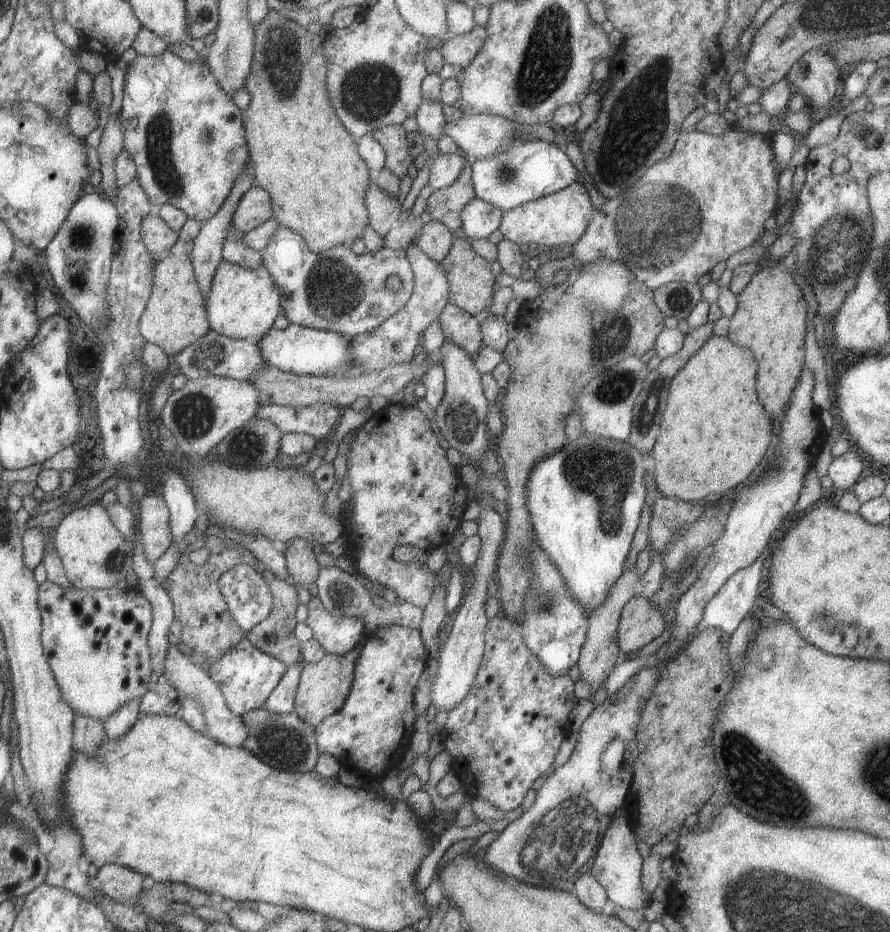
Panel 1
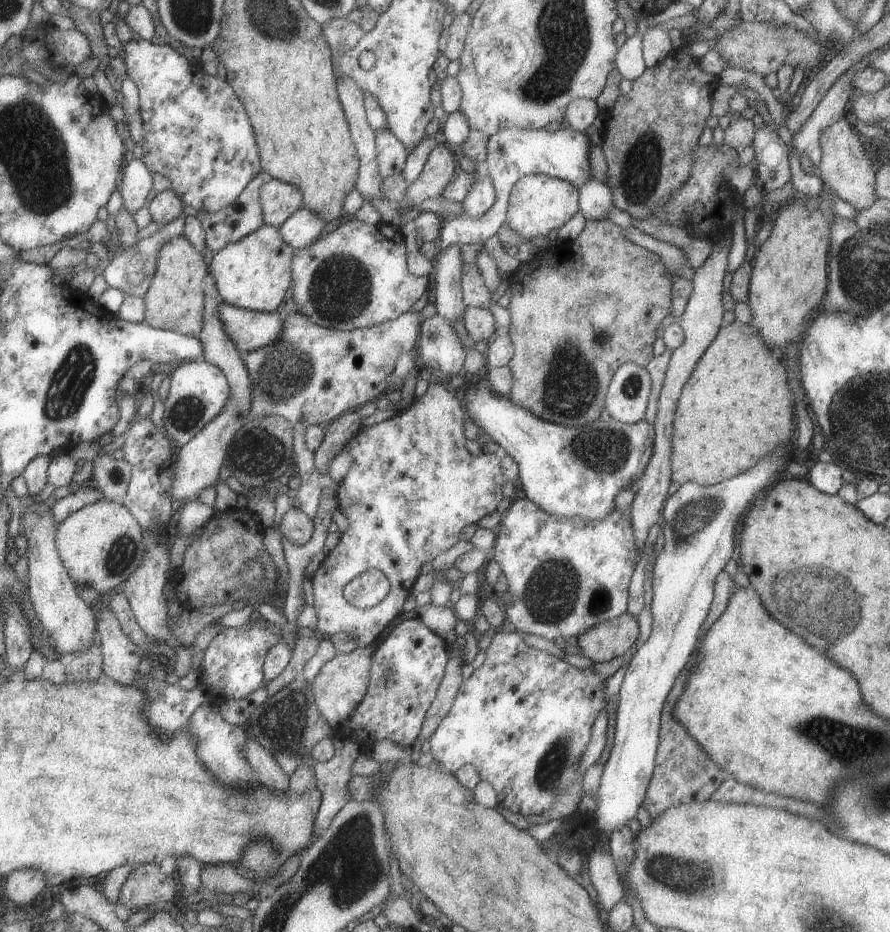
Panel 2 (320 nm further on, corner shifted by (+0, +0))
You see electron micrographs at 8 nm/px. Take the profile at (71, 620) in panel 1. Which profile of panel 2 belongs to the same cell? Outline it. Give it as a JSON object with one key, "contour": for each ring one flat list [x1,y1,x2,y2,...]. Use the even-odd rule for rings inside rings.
{"contour":[[31,501,20,508,18,528,27,543,27,590,41,628,53,639,53,648,57,654,76,653,86,649,97,639,95,618,91,614,90,605,81,601,83,597,77,596,73,579,61,564,55,544,56,522,51,507,43,501]]}

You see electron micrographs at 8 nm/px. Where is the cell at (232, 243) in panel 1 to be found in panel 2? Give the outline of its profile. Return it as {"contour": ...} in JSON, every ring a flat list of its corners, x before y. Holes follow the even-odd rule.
{"contour":[[261,169,259,173,249,179,245,188,241,190,237,198,233,199,233,202,221,208,221,210,216,210,212,213,207,211,199,211,197,213,196,217,199,219,201,228,204,232,204,243,206,248,216,253,220,248,243,238,246,234,258,229,259,226,264,223,259,191,260,186,270,178,271,176]]}

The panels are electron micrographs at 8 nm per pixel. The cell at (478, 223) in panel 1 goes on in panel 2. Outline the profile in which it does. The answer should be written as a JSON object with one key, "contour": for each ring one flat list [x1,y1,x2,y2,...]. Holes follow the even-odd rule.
{"contour":[[482,167,473,172,475,173,472,174,469,190,461,204,464,214,475,218,489,210,489,207,495,202,496,192,492,180]]}

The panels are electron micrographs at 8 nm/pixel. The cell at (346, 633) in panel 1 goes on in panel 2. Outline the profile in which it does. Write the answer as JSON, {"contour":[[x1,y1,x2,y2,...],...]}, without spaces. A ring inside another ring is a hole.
{"contour":[[429,382,426,391,414,399,402,409,397,409,396,413,387,420,375,423,370,427,367,427,363,432,357,432,357,434,347,441,344,448,349,449,349,454,353,458,353,463,349,466,344,478,338,483,338,489,336,490,336,498,338,504,338,510,345,514,348,520,348,527,345,532,340,534,337,544,324,556,324,559,320,562,318,569,315,570,312,580,312,592,314,596,313,605,311,608,316,612,316,630,320,630,323,636,330,637,335,633,350,634,350,637,354,638,359,647,364,647,379,634,381,630,386,627,395,616,401,613,401,604,405,602,405,598,412,592,414,581,420,574,421,565,425,562,429,562,437,556,440,552,445,552,448,548,451,548,459,537,461,528,469,524,476,524,476,522,483,518,486,514,491,514,495,511,495,506,499,504,501,500,501,486,504,484,504,478,502,475,502,466,500,465,500,458,495,453,482,452,478,456,471,454,465,449,465,436,463,435,463,424,467,414,461,406,461,400,458,394,449,389,445,384,437,382],[367,569,380,570,388,579,388,591,386,595,369,609,358,609,351,606,342,595,342,588,359,573,366,571]]}

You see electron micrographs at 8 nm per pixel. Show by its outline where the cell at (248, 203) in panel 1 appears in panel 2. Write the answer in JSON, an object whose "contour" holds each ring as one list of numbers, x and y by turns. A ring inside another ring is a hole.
{"contour":[[270,178,260,186,259,198,264,222,276,227,302,206,301,191,276,178]]}

